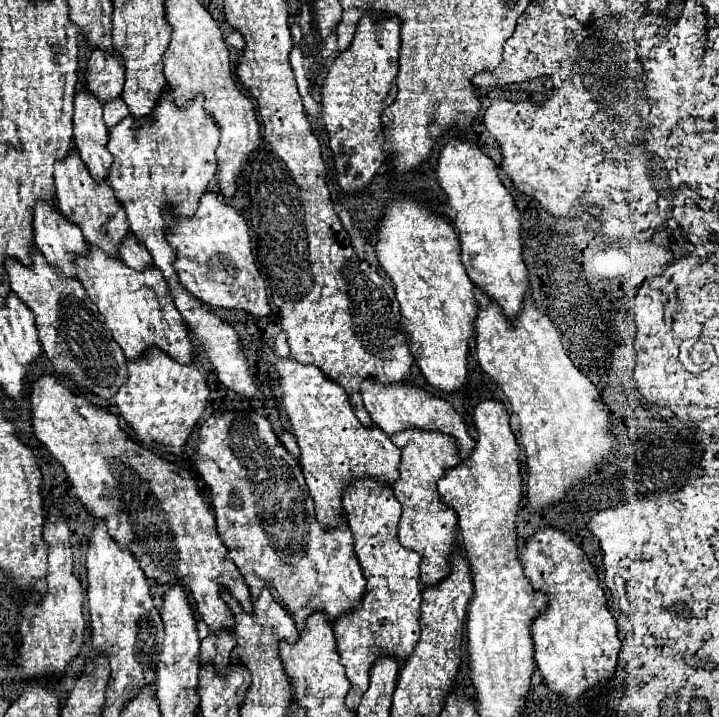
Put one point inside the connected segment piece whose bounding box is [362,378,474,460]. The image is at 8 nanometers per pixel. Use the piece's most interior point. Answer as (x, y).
(397, 407)

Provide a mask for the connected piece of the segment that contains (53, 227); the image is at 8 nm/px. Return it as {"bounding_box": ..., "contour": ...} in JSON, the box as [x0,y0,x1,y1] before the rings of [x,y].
{"bounding_box":[34,202,88,278],"contour":[[[38,202],[34,210],[34,244],[60,276],[78,278],[74,256],[88,254],[82,230],[70,224],[58,208],[48,202]]]}

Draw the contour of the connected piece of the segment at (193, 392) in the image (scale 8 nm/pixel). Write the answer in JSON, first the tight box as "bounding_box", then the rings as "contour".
{"bounding_box":[116,348,208,456],"contour":[[[150,348],[148,354],[144,354],[140,360],[128,362],[128,382],[120,388],[116,394],[116,408],[118,414],[126,420],[126,424],[134,430],[136,438],[144,444],[164,444],[174,448],[172,454],[182,456],[184,444],[190,438],[194,426],[200,422],[200,416],[204,414],[208,406],[208,386],[206,386],[206,374],[200,372],[200,362],[194,360],[194,364],[180,364],[166,356],[158,348]]]}

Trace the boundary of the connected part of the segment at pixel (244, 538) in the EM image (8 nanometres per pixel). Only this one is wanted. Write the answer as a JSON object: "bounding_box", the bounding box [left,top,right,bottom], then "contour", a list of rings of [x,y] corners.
{"bounding_box":[196,412,366,630],"contour":[[[214,412],[200,426],[198,438],[200,446],[196,454],[196,470],[210,490],[218,534],[230,552],[230,560],[244,576],[252,600],[256,600],[266,586],[272,598],[294,618],[298,630],[304,630],[306,618],[314,612],[326,614],[330,624],[334,624],[340,616],[344,616],[344,612],[360,608],[366,582],[354,554],[354,540],[348,522],[342,518],[342,522],[328,532],[320,528],[302,470],[272,432],[270,422],[256,412]]]}

